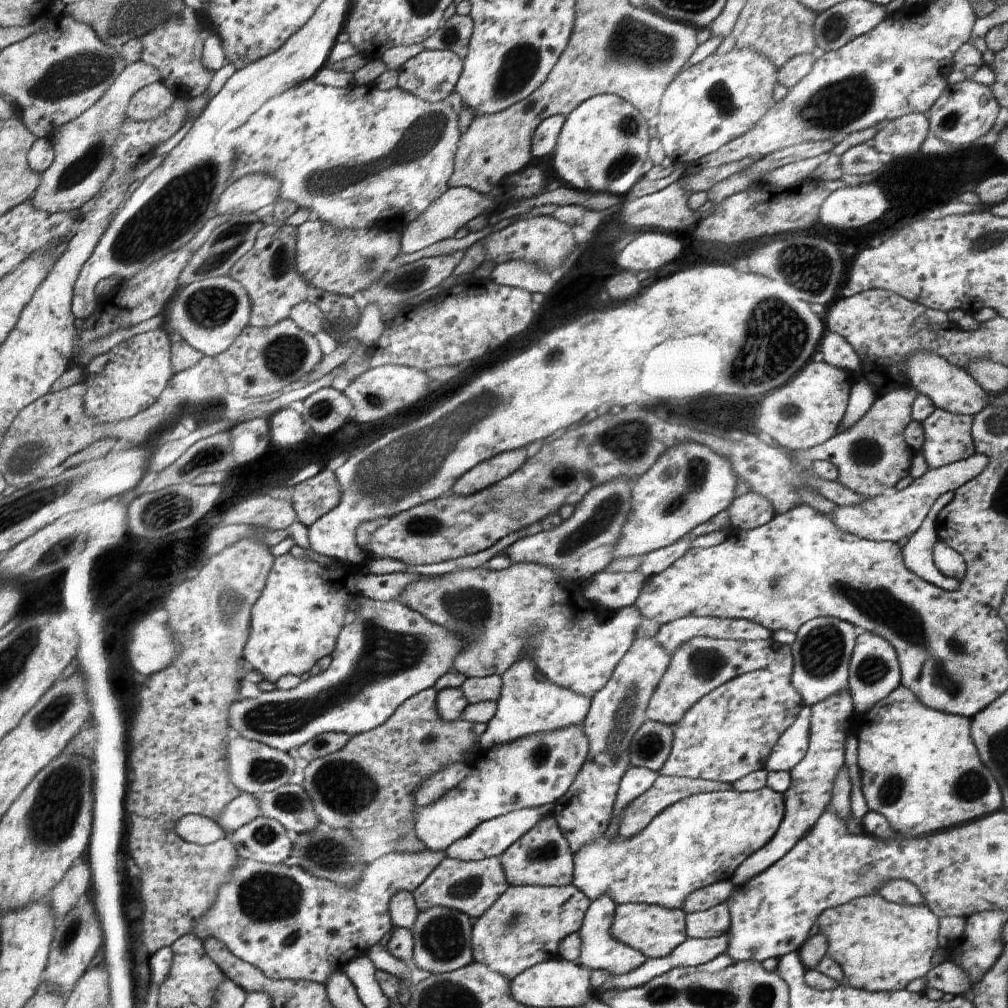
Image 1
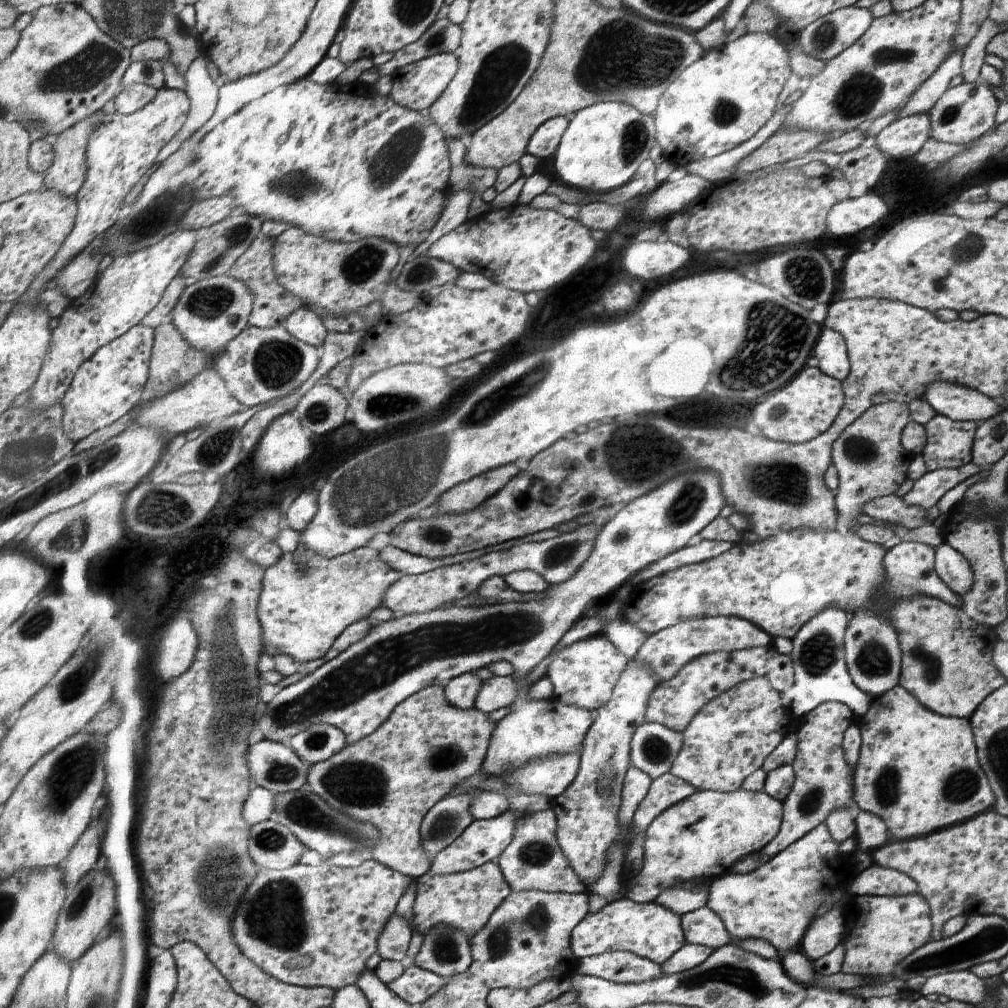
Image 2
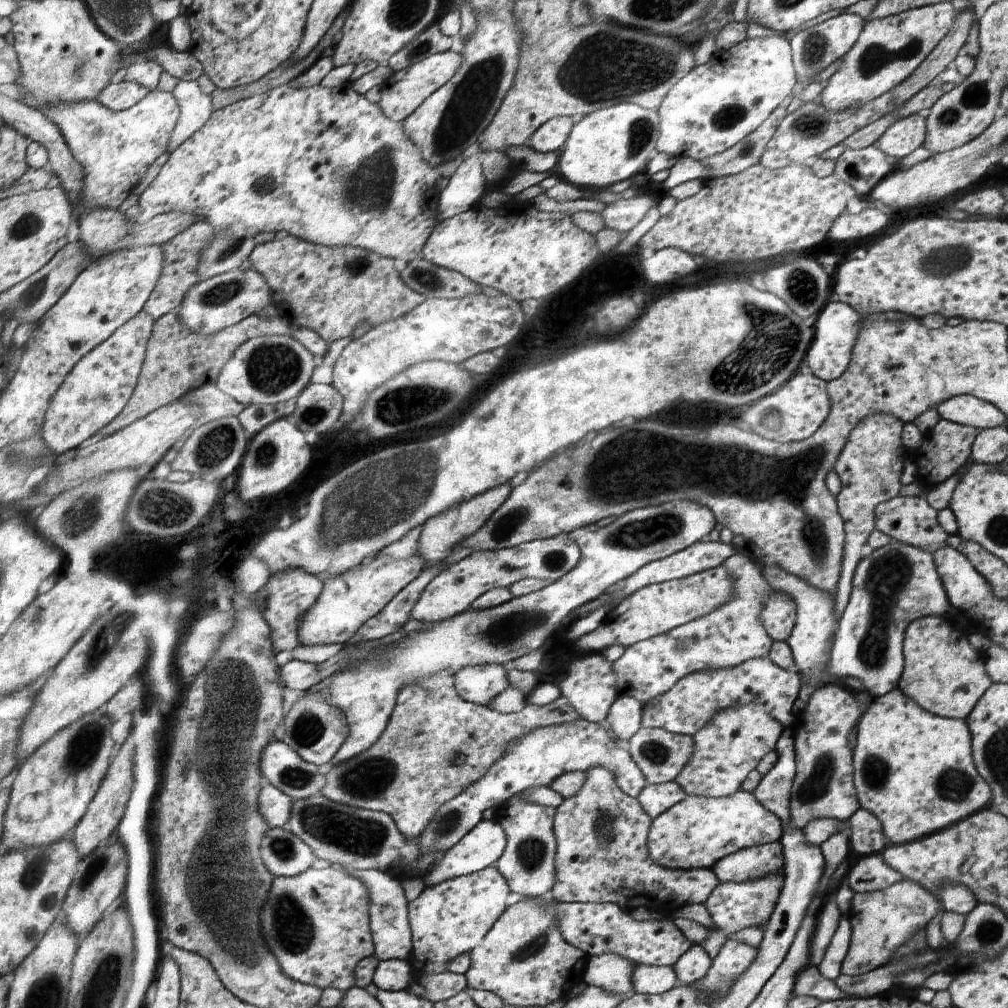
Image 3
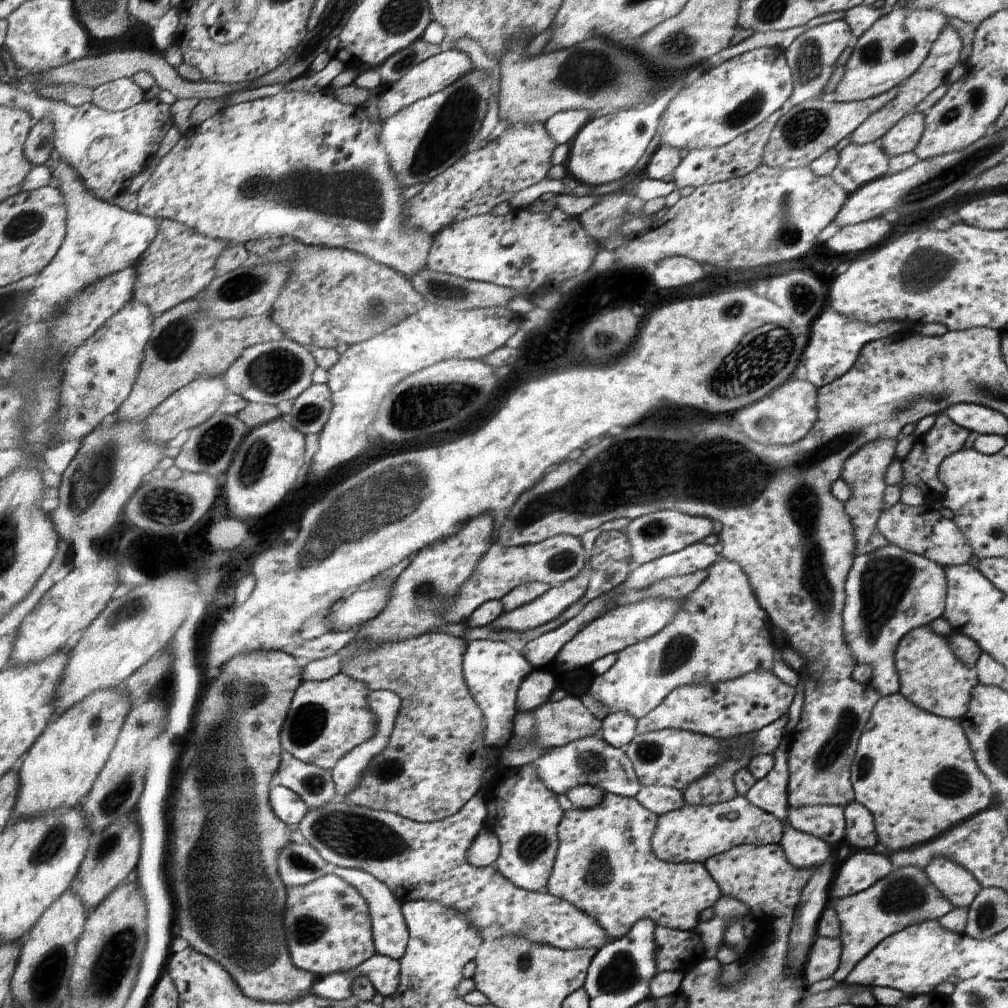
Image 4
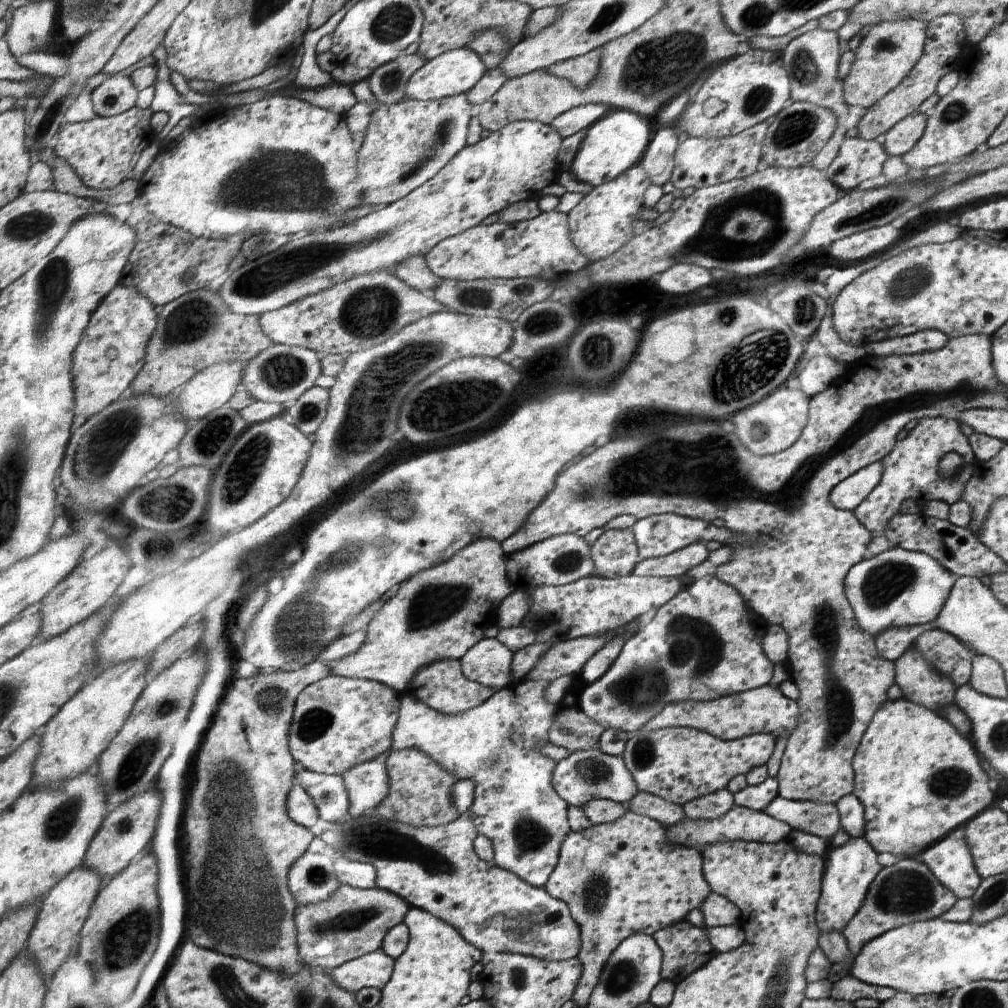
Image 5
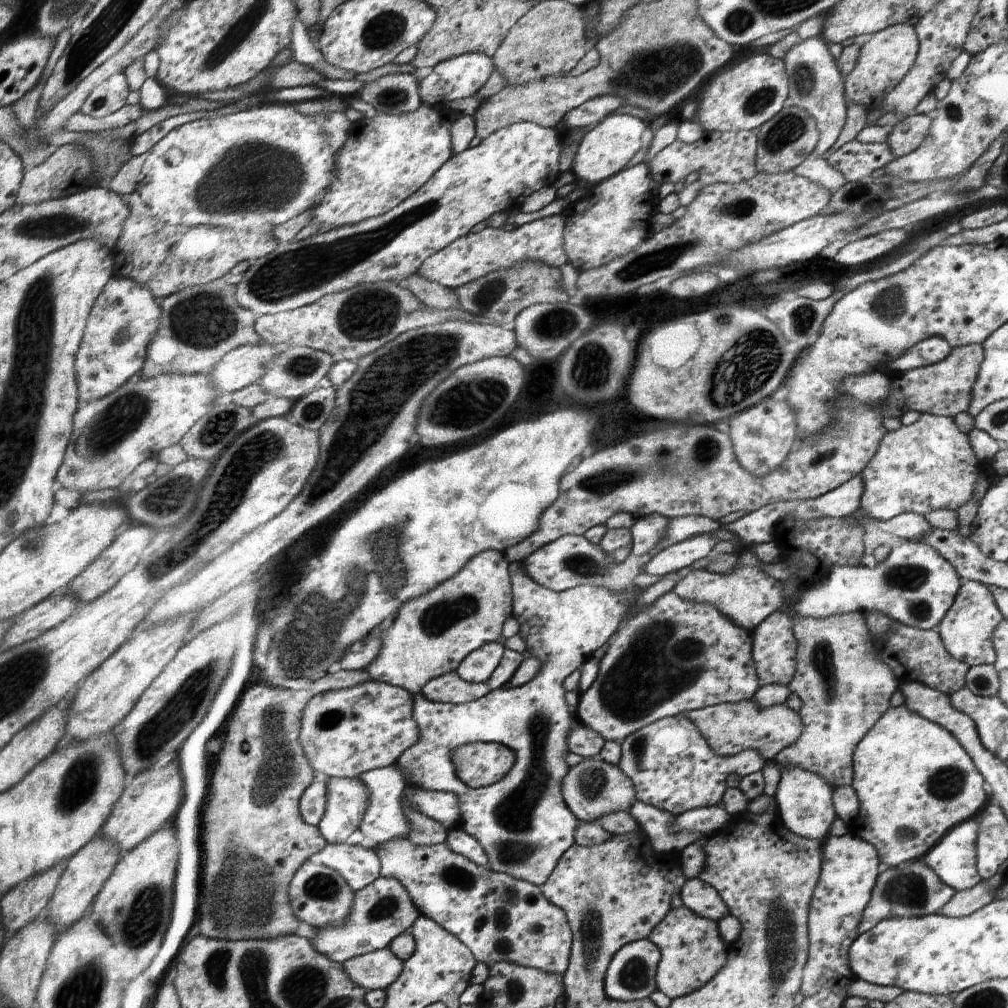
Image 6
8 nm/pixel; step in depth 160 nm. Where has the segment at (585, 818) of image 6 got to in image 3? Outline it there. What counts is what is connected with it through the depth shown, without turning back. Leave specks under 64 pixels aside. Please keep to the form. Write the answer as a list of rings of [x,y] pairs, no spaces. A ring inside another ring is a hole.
[[[578,721],[564,725],[536,729],[509,750],[488,773],[464,793],[445,802],[435,813],[430,824],[421,832],[423,853],[446,852],[452,849],[462,837],[470,833],[483,819],[486,809],[503,807],[513,794],[536,786],[551,786],[558,777],[572,771],[588,773],[590,769],[608,769],[615,776],[617,785],[627,795],[637,798],[647,782],[640,767],[634,762],[625,745],[615,740],[604,723]]]

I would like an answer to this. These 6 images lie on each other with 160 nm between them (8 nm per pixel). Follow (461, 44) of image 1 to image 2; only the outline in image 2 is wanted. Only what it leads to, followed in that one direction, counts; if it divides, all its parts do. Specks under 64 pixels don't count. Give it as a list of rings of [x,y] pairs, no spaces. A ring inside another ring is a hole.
[[[446,17],[438,19],[429,26],[416,42],[397,50],[392,59],[376,66],[382,75],[394,75],[404,65],[440,53],[456,53],[462,36],[461,26],[452,24]]]

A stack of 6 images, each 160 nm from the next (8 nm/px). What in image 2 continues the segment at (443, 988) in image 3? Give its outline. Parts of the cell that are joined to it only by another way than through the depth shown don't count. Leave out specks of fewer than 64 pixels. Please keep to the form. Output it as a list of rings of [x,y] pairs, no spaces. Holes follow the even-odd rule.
[[[413,965],[407,968],[400,978],[386,986],[402,1000],[418,1007],[447,985],[449,980],[449,978]]]

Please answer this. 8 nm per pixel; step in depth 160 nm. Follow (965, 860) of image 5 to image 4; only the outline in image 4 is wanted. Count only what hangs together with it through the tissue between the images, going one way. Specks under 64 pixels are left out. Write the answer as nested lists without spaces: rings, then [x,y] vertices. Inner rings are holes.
[[[931,858],[923,871],[955,907],[969,907],[979,893],[979,882],[974,875],[966,867],[949,858]]]

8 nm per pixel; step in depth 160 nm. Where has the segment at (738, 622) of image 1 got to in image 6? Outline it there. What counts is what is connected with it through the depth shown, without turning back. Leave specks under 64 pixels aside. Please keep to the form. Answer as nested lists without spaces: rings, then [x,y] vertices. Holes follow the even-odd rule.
[[[673,590],[659,596],[654,602],[646,605],[630,617],[630,614],[634,614],[634,606],[638,606],[638,601],[641,601],[639,596],[636,598],[636,602],[632,604],[630,612],[623,618],[620,629],[613,634],[613,639],[609,641],[608,650],[606,650],[604,656],[600,659],[596,680],[594,680],[585,693],[580,693],[579,695],[576,716],[578,716],[580,723],[584,724],[584,726],[597,731],[606,741],[621,742],[642,727],[664,717],[682,716],[690,711],[707,706],[721,705],[722,703],[750,701],[753,698],[753,694],[761,688],[760,679],[757,677],[756,663],[753,661],[753,632],[739,627],[731,619],[723,615],[714,605],[699,605],[698,603],[683,599]]]

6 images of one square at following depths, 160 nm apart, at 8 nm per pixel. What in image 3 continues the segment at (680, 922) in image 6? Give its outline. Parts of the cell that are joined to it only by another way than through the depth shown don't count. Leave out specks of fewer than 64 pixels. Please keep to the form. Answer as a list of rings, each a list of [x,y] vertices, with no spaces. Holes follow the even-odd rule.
[[[324,795],[293,801],[291,815],[284,828],[303,840],[315,854],[316,858],[329,860],[334,866],[345,868],[348,872],[354,869],[382,870],[401,883],[411,877],[426,877],[441,864],[445,853],[436,851],[425,855],[421,849],[421,836],[407,837],[399,830],[394,818],[382,811],[373,811],[335,803]],[[561,902],[553,906],[553,912],[556,917],[559,916],[562,938],[587,957],[611,952],[625,956],[638,965],[674,966],[693,945],[670,919],[638,922],[617,904]]]

